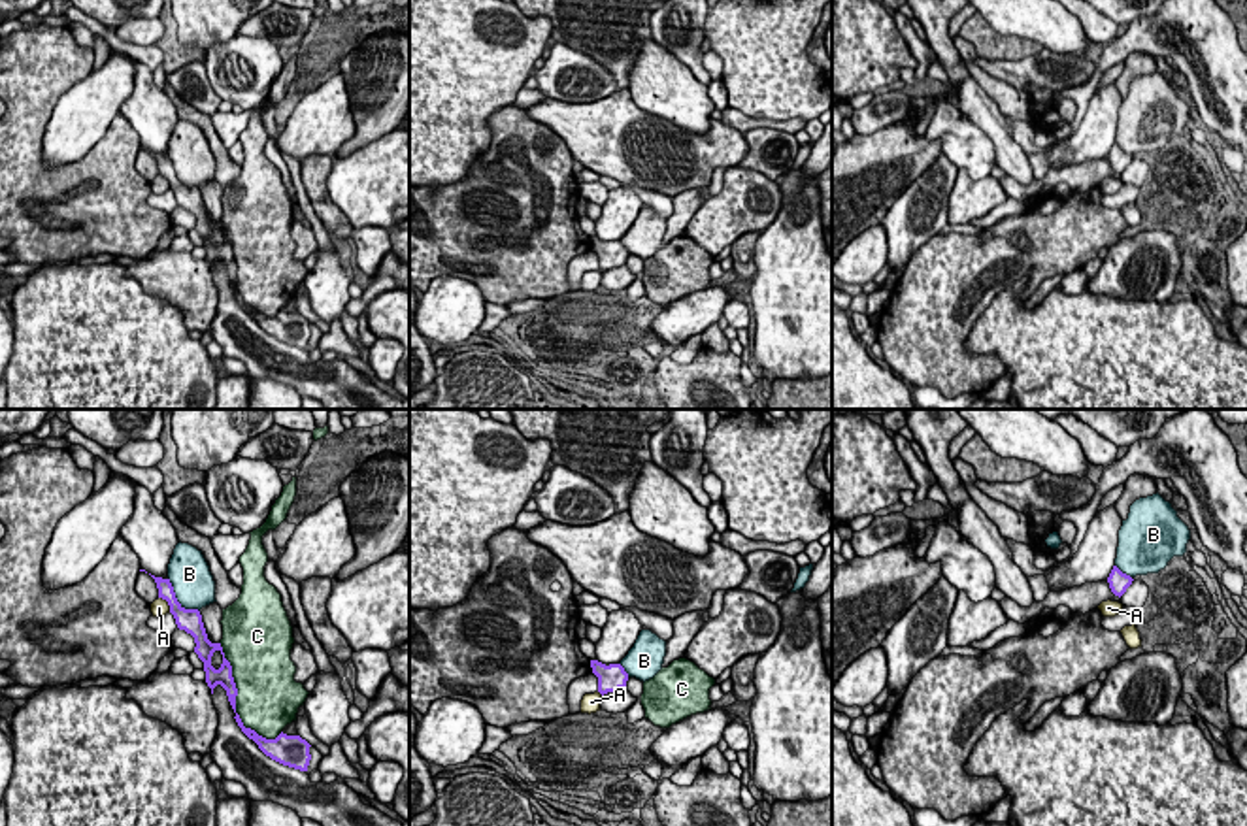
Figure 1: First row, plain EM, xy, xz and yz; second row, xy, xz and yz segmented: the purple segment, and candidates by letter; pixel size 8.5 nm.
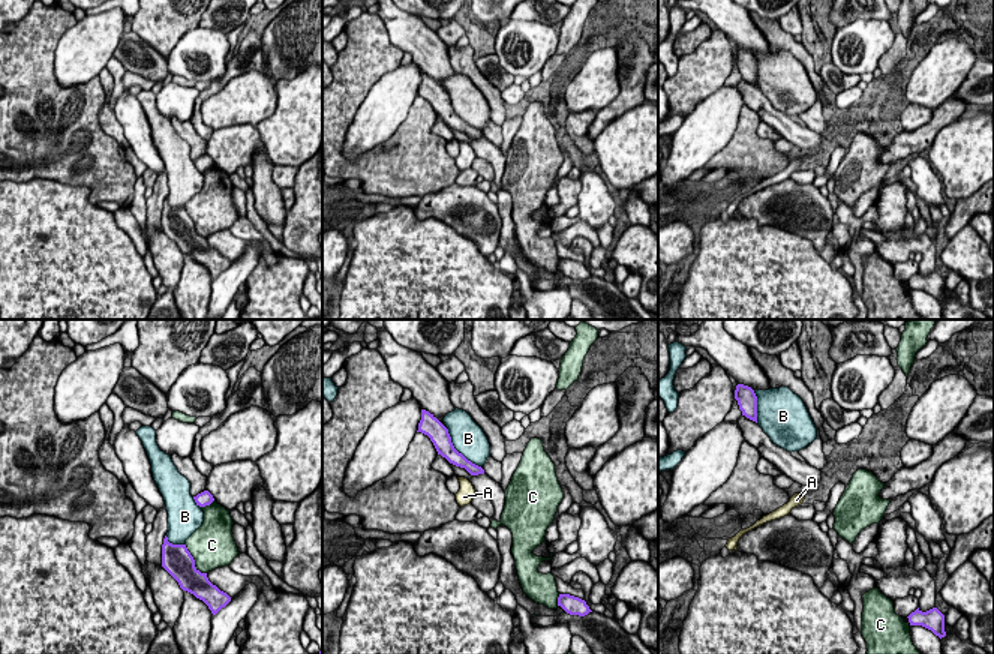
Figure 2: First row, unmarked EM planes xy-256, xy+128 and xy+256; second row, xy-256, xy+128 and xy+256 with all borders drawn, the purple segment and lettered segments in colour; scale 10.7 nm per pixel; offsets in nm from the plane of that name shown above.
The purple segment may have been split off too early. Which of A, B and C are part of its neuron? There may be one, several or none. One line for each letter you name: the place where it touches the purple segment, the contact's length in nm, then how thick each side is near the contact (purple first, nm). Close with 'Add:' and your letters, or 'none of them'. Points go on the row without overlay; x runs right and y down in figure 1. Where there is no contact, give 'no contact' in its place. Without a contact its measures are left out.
A: meets purple in xy at (168, 181); contact 180 nm long; 190 nm thick on the purple side, 160 nm on the other
Add: A

